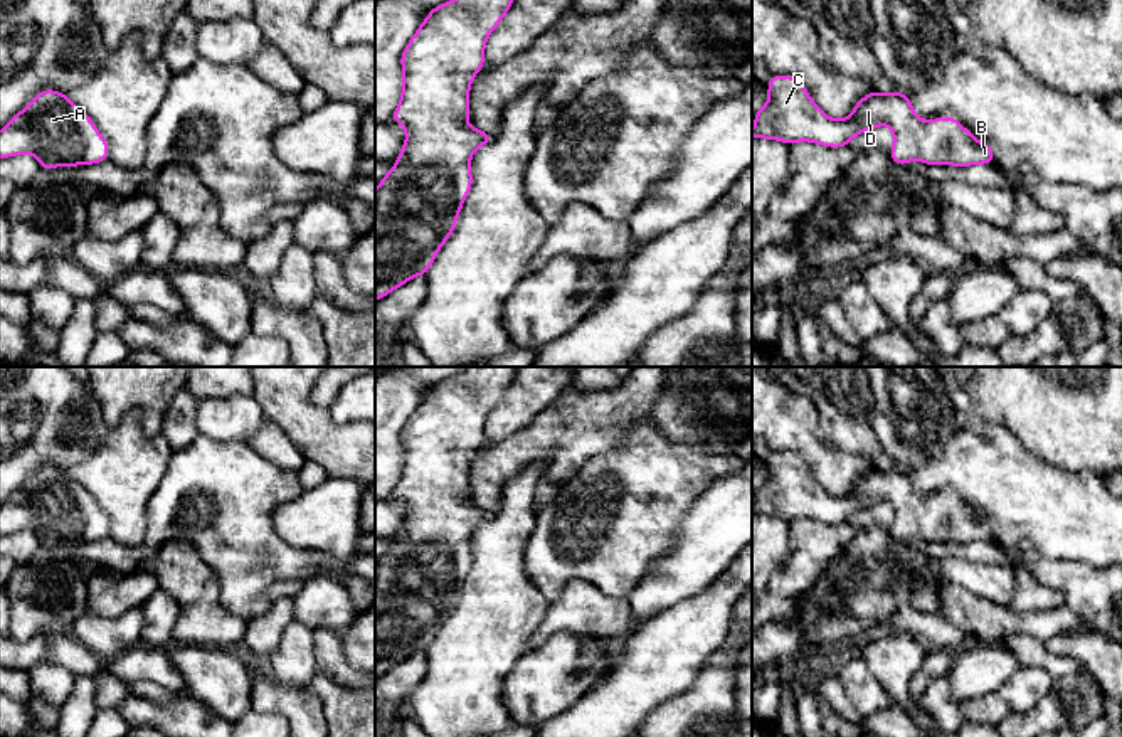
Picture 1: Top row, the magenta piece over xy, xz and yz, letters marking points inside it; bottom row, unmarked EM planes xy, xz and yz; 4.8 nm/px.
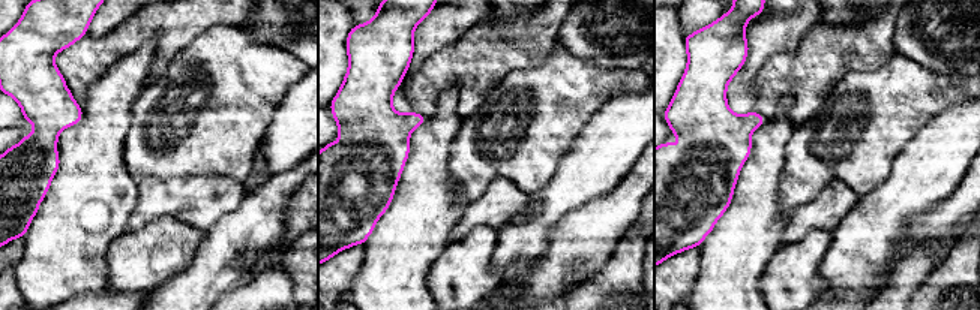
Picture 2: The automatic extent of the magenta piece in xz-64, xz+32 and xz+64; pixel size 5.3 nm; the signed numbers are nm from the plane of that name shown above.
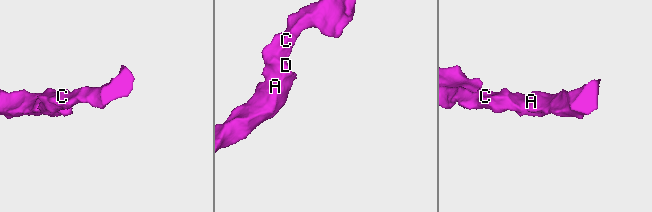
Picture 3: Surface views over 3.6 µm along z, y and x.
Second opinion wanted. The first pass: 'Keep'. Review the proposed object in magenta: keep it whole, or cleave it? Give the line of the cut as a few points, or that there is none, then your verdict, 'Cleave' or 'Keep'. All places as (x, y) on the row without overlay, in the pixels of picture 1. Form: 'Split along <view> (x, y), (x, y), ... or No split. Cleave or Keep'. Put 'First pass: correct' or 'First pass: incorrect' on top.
First pass: correct
No split. Keep

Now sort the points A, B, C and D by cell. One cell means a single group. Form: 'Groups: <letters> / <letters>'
Groups: A B C D

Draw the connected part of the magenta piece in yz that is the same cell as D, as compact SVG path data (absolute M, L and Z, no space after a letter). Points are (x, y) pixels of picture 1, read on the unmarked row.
M770 453L767 468L767 480L754 491L752 515L839 525L856 512L886 501L893 506L890 535L900 543L912 537L945 543L994 540L994 527L955 495L917 495L902 468L871 468L855 481L849 495L841 496L826 493L794 453Z

